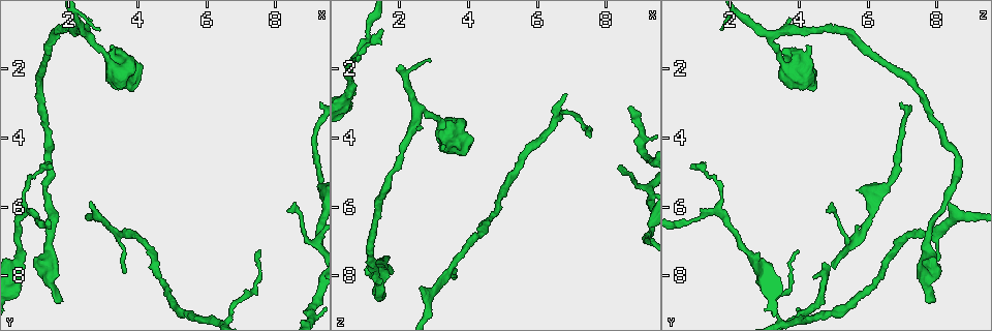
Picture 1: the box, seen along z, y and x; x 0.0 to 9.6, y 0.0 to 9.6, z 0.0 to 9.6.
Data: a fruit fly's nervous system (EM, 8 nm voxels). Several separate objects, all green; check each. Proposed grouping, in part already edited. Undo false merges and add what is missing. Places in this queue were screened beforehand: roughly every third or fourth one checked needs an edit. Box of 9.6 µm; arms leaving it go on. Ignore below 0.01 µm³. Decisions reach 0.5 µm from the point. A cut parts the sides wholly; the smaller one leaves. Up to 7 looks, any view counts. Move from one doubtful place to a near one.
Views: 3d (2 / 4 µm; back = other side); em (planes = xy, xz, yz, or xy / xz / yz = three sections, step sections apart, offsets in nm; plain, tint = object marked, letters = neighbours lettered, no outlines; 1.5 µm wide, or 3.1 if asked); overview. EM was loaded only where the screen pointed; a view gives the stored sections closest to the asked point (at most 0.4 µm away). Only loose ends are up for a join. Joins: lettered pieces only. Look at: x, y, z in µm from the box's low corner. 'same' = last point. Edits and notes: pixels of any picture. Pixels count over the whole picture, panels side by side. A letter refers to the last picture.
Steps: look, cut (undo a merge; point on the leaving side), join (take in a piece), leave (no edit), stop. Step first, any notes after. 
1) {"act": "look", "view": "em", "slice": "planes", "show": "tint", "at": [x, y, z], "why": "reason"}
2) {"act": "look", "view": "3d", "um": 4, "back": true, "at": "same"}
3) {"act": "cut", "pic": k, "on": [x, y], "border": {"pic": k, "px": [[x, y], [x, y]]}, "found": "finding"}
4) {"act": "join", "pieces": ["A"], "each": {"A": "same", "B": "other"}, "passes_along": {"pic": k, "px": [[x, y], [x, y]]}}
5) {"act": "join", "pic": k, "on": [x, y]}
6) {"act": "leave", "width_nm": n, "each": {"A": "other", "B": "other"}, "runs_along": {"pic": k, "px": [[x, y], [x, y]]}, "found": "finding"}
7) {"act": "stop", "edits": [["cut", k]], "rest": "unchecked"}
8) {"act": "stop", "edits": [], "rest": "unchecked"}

{"act": "look", "view": "3d", "um": 2, "at": [2.65, 5.85, 8.30], "why": "thin end"}

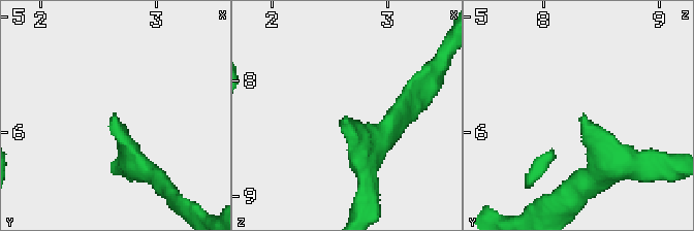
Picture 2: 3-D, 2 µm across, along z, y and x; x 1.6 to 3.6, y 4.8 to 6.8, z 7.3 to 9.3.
{"act": "look", "view": "em", "slice": "xy", "step": 8, "show": "tint", "at": [2.60, 5.90, 8.32], "why": "now the EM"}

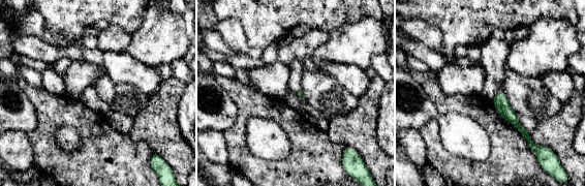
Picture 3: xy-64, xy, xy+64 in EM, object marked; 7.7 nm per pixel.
{"act": "look", "view": "em", "slice": "planes", "show": "letters", "at": "same"}

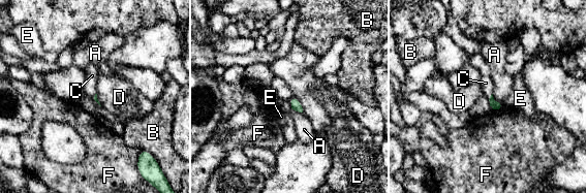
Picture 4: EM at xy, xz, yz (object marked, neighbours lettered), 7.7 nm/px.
{"act": "join", "pieces": ["C"], "each": {"A": "other", "B": "other", "C": "same", "D": "other", "E": "other", "F": "other"}, "passes_along": {"pic": 4, "px": [[495, 105], [490, 96], [486, 83]]}, "found": "the neuron continues"}

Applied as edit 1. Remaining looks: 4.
{"act": "look", "view": "overview"}

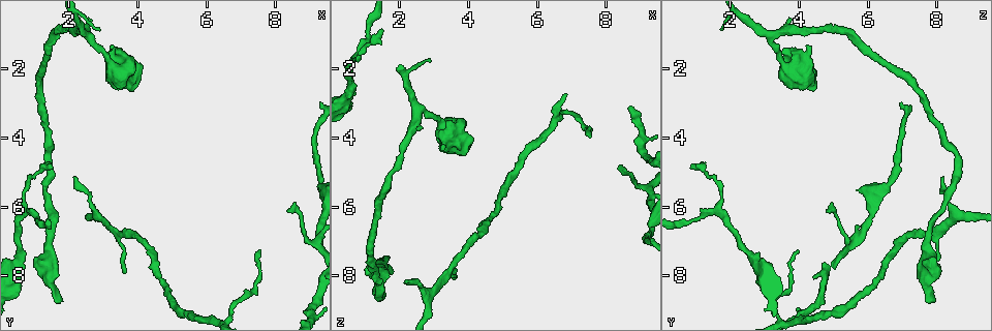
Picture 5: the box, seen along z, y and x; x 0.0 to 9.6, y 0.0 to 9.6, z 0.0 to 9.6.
{"act": "look", "view": "3d", "um": 2, "at": [1.75, 8.75, 7.85], "why": "long arm stops here"}

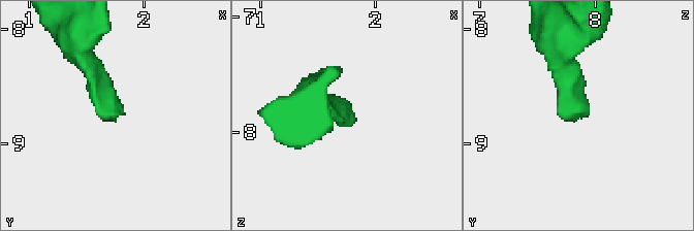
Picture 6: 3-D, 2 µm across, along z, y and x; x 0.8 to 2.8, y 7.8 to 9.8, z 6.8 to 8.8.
{"act": "look", "view": "em", "slice": "planes", "show": "letters", "at": [1.82, 8.76, 7.88]}

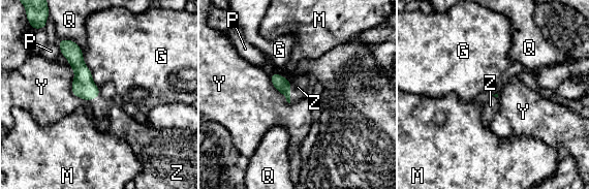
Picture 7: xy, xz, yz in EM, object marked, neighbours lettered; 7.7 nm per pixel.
{"act": "join", "pieces": ["Z"], "each": {"G": "other", "M": "other", "P": "other", "Q": "other", "Y": "other", "Z": "same"}, "passes_along": {"pic": 7, "px": [[281, 84], [289, 92], [298, 87]]}, "found": "the neuron continues"}

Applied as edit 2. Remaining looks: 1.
{"act": "stop", "edits": [["join", 4], ["join", 7]], "rest": "unchecked"}

